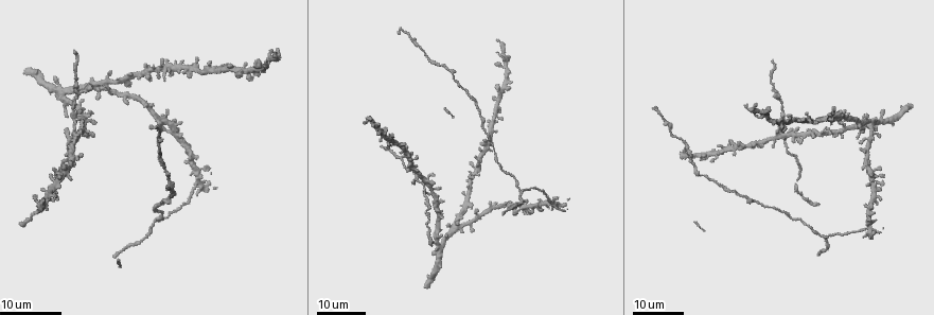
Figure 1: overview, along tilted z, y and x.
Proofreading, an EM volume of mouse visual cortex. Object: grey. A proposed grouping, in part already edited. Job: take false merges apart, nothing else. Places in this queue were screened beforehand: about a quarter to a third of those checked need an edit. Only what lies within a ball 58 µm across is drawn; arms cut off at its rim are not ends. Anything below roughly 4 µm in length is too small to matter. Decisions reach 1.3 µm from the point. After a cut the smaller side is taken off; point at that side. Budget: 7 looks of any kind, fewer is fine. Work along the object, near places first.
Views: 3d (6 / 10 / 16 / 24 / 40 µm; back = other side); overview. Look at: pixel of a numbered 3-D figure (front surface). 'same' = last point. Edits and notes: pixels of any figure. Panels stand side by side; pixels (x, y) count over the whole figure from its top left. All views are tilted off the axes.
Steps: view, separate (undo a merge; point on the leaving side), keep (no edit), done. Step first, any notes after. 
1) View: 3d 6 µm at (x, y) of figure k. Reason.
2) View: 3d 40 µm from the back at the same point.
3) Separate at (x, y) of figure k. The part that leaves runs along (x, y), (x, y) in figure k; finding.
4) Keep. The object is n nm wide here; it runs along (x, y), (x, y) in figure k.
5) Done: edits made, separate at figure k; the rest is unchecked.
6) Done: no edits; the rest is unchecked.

View: 3d 16 µm at (78, 137) of figure 1. Three-way junction.

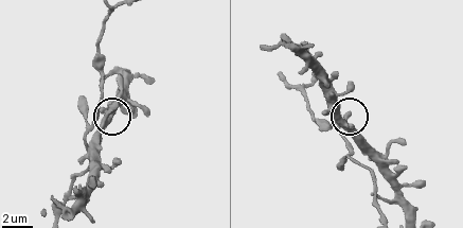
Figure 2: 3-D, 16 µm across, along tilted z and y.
View: 3d 6 µm at (108, 116) of figure 2.

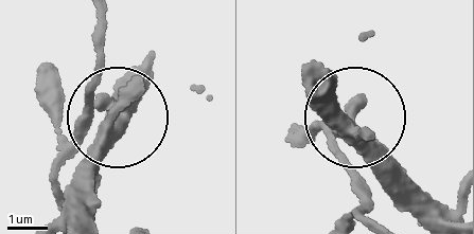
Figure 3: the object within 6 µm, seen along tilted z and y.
Keep. It runs along (146, 72), (110, 114), (99, 20) in figure 3; continuous, no second neuron.

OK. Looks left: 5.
View: 3d 16 µm at (171, 129) of figure 1.

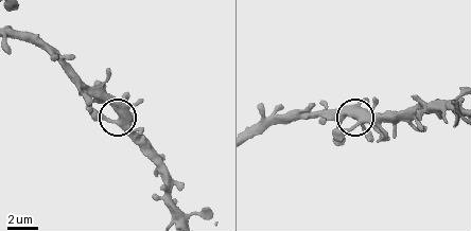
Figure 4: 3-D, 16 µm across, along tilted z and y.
View: 3d 10 µm at the same point.

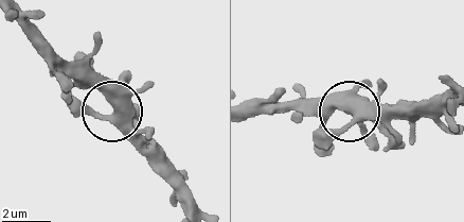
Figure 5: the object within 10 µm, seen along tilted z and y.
Keep. The object is 460 nm wide here; one neuron here.

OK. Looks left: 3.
View: 3d 16 µm at (522, 193) of figure 1. A fork.

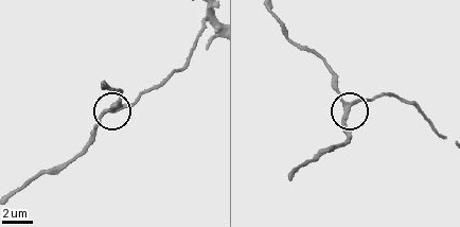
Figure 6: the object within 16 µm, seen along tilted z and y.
View: 3d 6 µm at (344, 107) of figure 6.

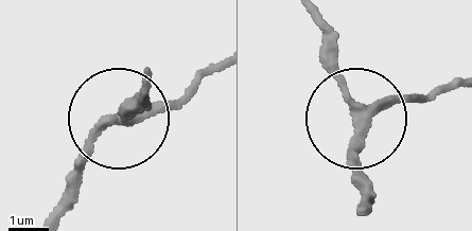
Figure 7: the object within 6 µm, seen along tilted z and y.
Keep. It runs along (213, 63), (180, 99), (107, 125), (67, 183) in figure 7; one neuron here.

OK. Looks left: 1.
Done: no edits; the rest is unchecked.

